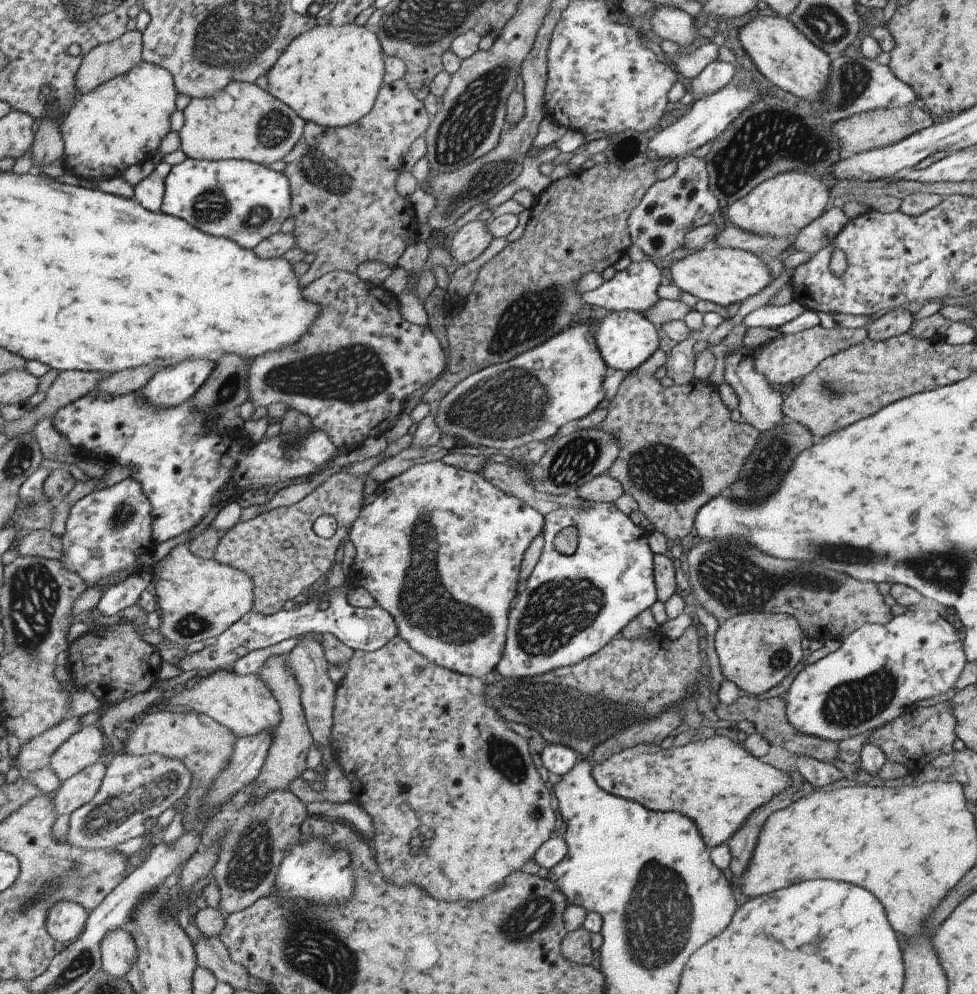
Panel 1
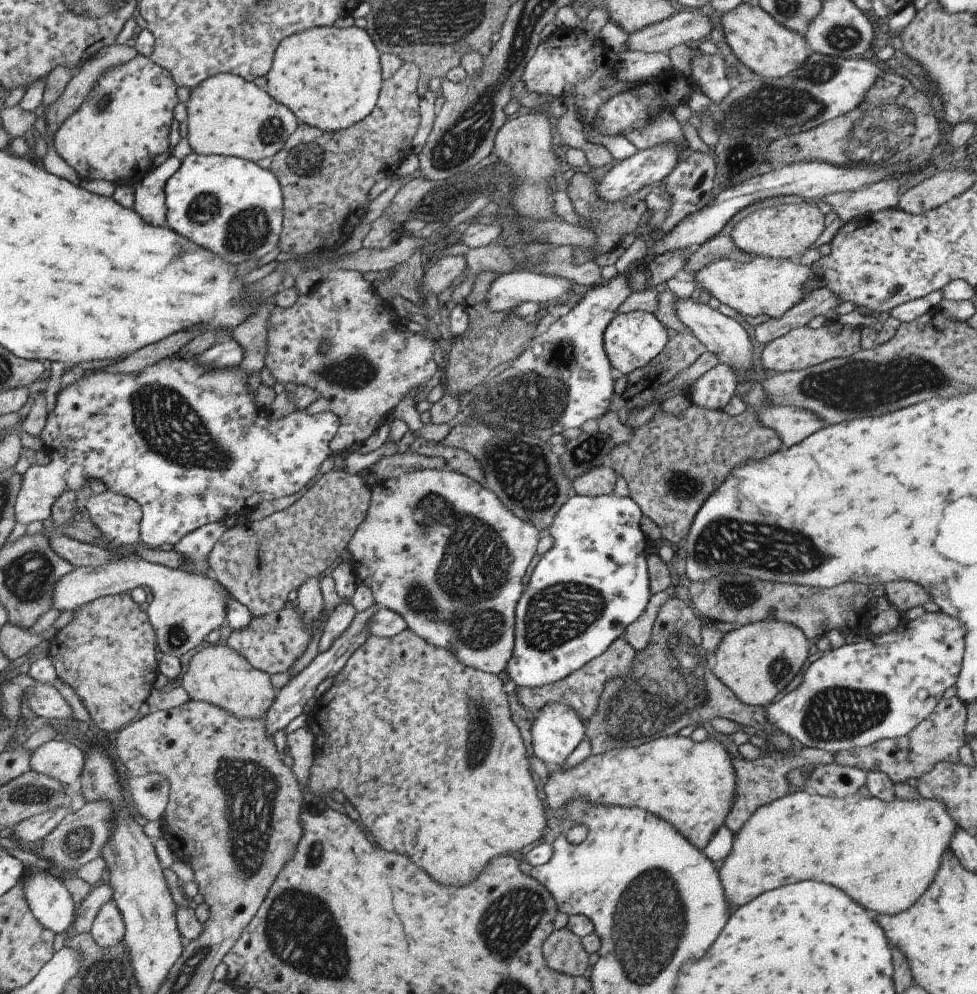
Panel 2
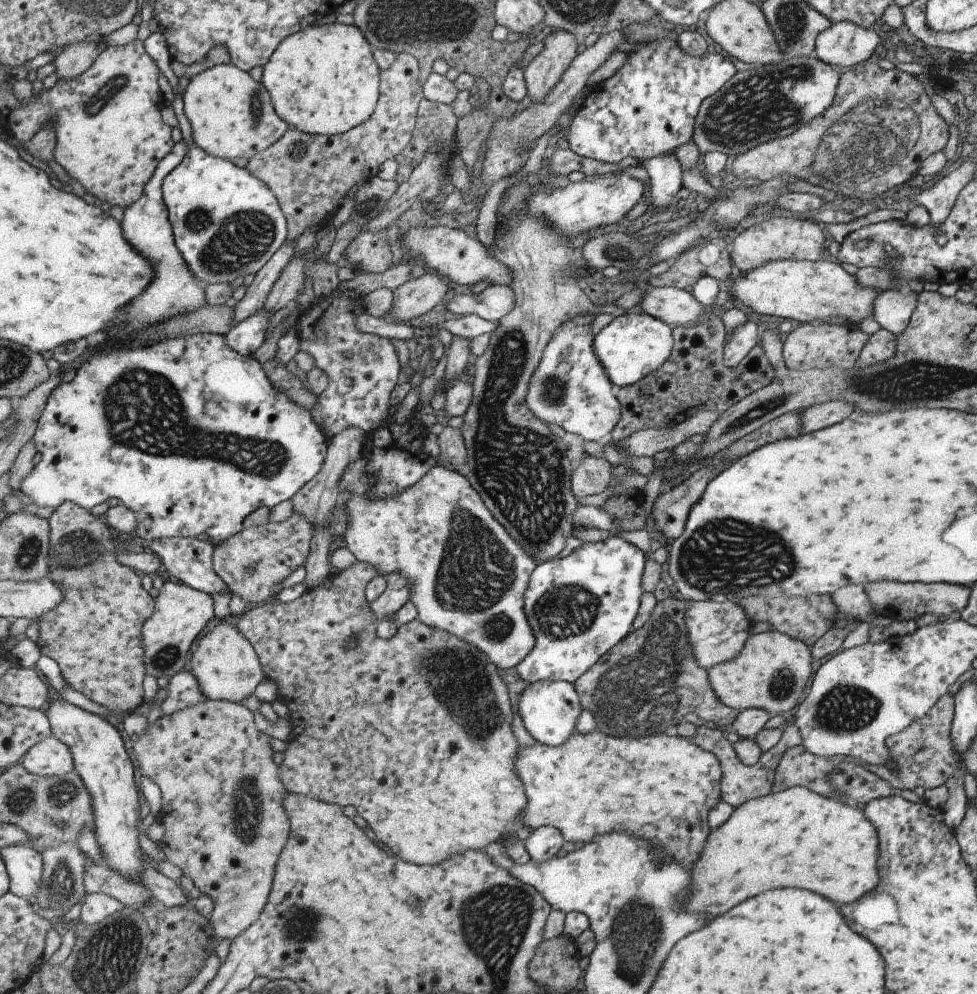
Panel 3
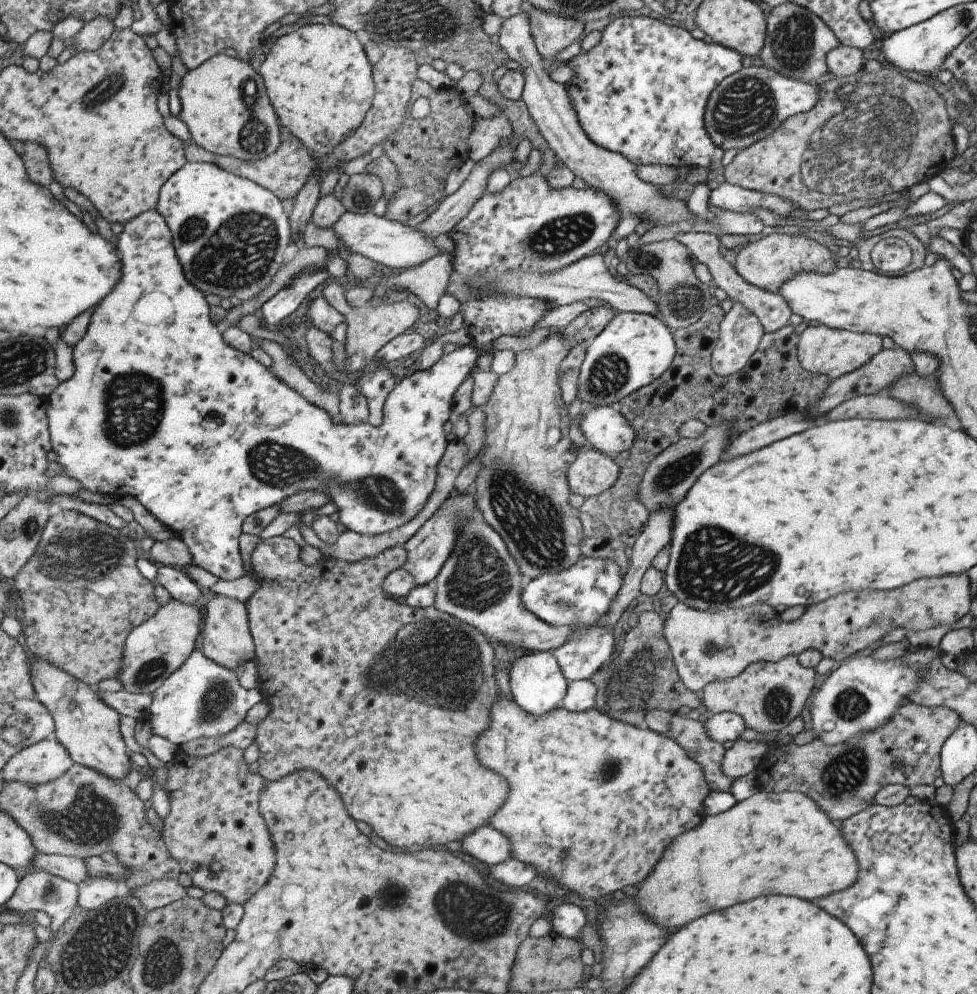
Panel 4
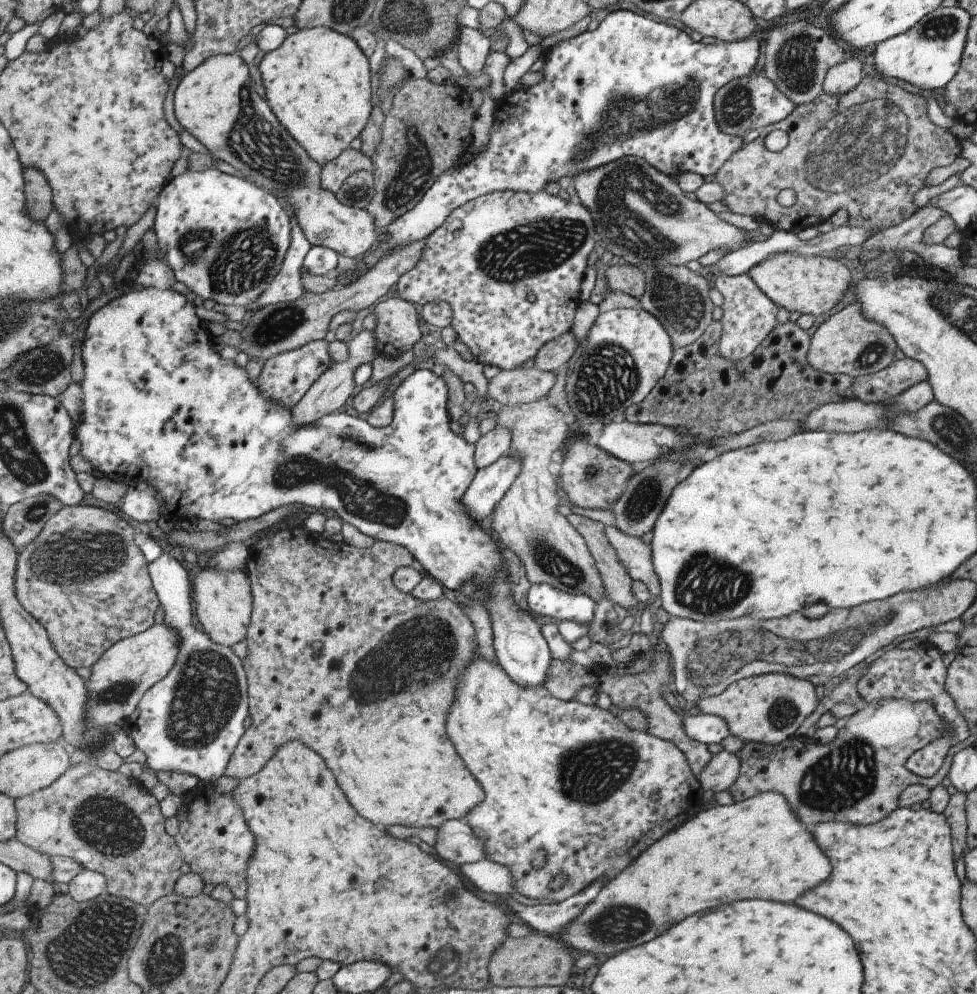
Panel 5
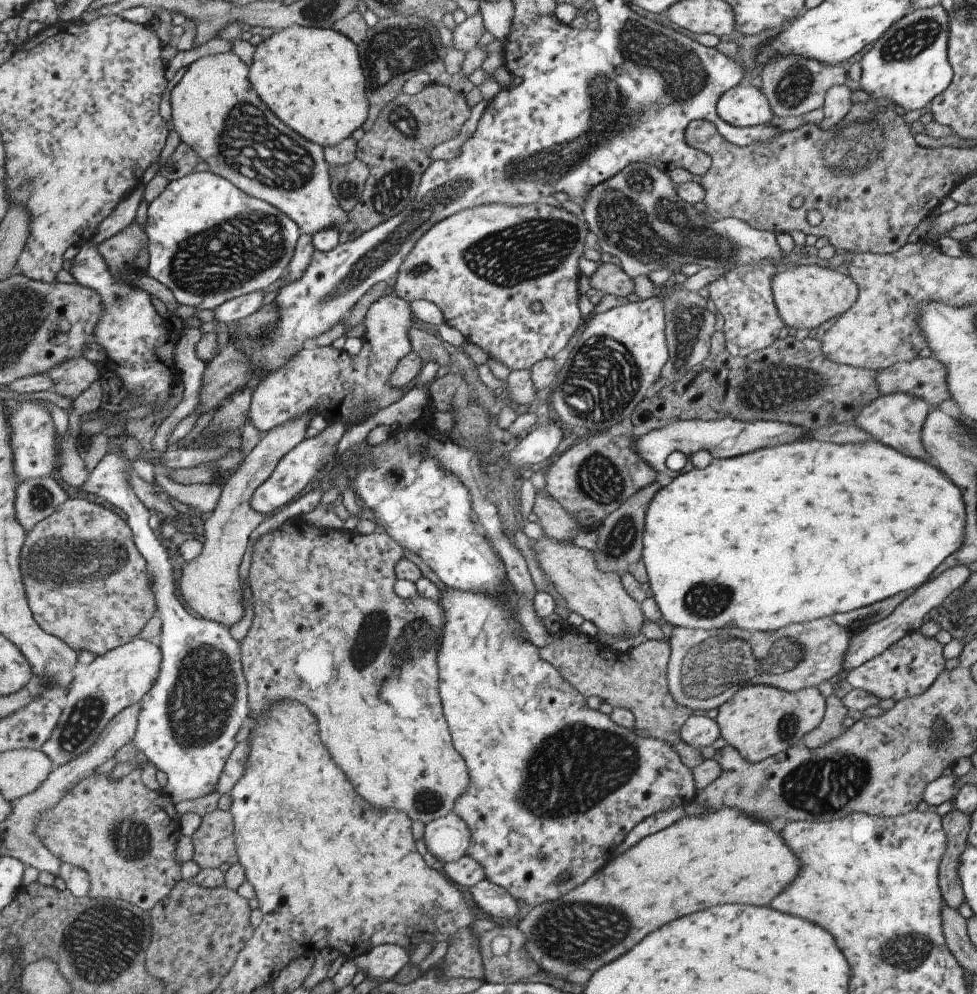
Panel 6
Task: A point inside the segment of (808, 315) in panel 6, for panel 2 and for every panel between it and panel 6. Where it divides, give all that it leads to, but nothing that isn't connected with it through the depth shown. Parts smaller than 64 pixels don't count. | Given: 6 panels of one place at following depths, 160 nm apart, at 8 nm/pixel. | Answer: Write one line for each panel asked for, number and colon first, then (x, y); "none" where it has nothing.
2: (784, 231)
3: (772, 239)
4: (767, 262)
5: (811, 284)

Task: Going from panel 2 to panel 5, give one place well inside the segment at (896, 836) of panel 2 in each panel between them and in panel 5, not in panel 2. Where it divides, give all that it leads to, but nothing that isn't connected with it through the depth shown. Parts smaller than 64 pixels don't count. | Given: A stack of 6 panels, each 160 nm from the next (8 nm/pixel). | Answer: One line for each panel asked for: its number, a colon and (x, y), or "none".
3: (757, 847)
4: (771, 843)
5: (755, 848)

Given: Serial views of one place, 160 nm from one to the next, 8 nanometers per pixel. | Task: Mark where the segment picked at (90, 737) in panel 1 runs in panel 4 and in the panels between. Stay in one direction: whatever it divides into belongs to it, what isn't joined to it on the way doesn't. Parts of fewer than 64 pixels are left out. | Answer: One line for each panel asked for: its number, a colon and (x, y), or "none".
2: (59, 759)
3: (51, 758)
4: (41, 763)

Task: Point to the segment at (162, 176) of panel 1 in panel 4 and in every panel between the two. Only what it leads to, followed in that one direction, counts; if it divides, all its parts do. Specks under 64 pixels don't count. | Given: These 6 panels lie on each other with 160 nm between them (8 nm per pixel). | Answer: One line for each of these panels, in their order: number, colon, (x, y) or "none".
2: (150, 200)
3: (193, 436)
4: (162, 408)

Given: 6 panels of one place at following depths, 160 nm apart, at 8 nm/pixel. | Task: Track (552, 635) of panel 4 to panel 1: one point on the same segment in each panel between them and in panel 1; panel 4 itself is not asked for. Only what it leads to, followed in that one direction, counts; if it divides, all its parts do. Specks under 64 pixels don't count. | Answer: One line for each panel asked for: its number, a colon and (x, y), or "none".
1: (441, 550)
2: (441, 549)
3: (468, 575)

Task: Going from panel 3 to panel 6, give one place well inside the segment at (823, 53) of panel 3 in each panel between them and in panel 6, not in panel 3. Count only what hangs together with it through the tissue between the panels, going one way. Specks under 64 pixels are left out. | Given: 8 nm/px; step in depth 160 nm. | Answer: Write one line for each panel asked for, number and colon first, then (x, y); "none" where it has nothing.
4: (843, 60)
5: (840, 78)
6: (836, 104)

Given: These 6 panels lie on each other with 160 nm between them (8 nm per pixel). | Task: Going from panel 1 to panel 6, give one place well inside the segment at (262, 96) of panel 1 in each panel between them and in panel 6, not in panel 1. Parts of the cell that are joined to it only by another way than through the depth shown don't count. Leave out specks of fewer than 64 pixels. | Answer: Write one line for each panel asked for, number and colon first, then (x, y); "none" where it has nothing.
2: (229, 116)
3: (231, 115)
4: (225, 104)
5: (217, 103)
6: (215, 109)

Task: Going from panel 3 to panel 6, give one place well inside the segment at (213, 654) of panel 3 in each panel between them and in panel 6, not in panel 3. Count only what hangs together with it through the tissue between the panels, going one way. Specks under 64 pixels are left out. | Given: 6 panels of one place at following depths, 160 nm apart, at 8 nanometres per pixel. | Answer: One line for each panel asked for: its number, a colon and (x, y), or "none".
4: (227, 637)
5: (224, 603)
6: (210, 584)

